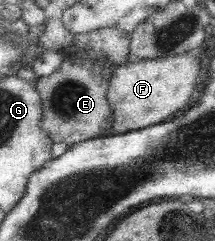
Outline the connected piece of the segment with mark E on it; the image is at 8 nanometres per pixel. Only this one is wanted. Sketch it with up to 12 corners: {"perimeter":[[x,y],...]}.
{"perimeter":[[69,48],[36,82],[42,128],[68,146],[110,135],[108,77]]}

